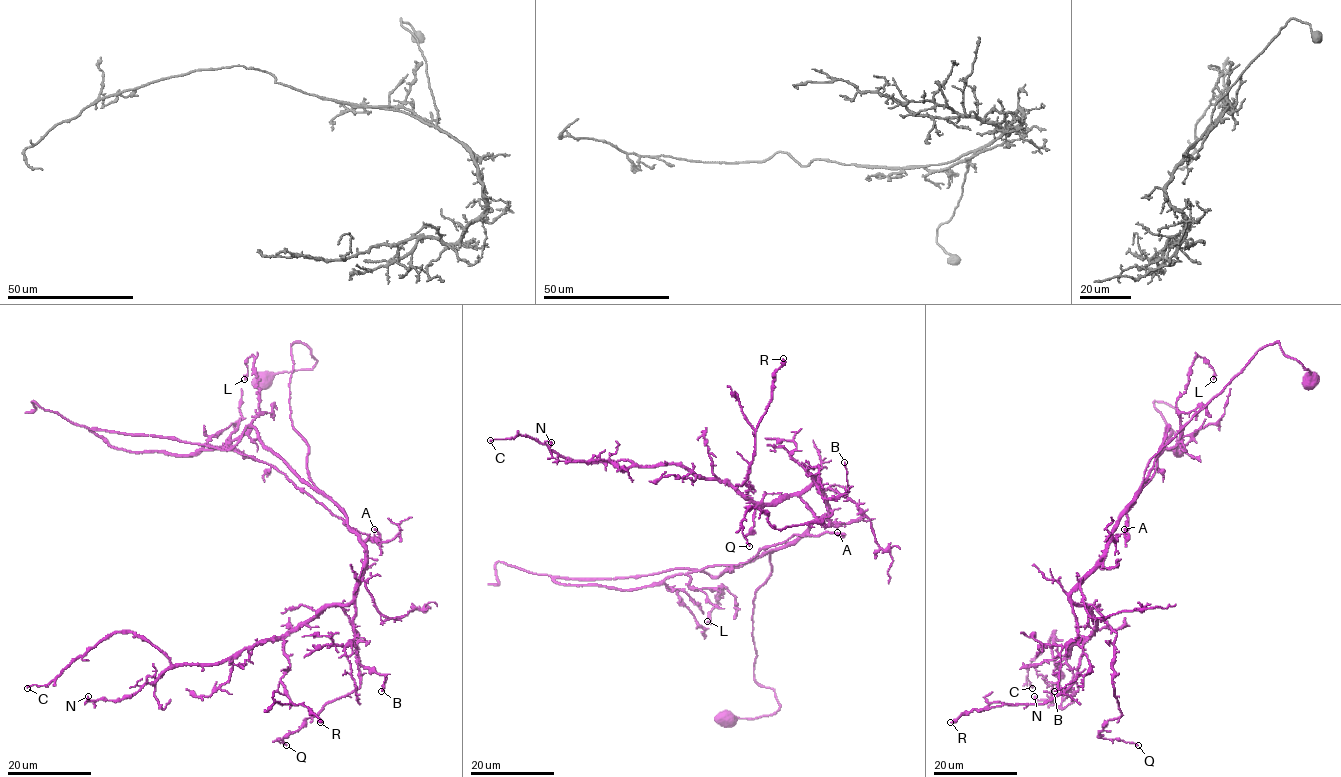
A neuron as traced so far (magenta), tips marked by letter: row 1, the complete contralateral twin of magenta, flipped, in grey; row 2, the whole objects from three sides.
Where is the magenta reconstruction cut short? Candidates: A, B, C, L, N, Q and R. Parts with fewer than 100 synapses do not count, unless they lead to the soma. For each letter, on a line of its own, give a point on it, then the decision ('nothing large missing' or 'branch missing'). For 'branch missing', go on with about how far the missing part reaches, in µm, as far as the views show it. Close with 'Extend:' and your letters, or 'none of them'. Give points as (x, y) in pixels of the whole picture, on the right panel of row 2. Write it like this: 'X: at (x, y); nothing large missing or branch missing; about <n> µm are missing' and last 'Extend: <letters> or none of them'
A: at (1124, 529); nothing large missing
B: at (1054, 691); nothing large missing
C: at (1032, 688); nothing large missing
L: at (1213, 379); nothing large missing
N: at (1034, 696); nothing large missing
Q: at (1138, 745); nothing large missing
R: at (950, 722); nothing large missing
Extend: none of them

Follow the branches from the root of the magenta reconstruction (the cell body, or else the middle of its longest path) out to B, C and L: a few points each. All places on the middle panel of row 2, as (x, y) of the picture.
B: (726, 717), (779, 709), (753, 599), (844, 462)
C: (726, 717), (779, 709), (753, 599), (828, 513), (821, 483), (754, 503), (490, 440)
L: (726, 717), (779, 709), (754, 678), (752, 637), (777, 549), (687, 574), (694, 590), (722, 584), (707, 621)

